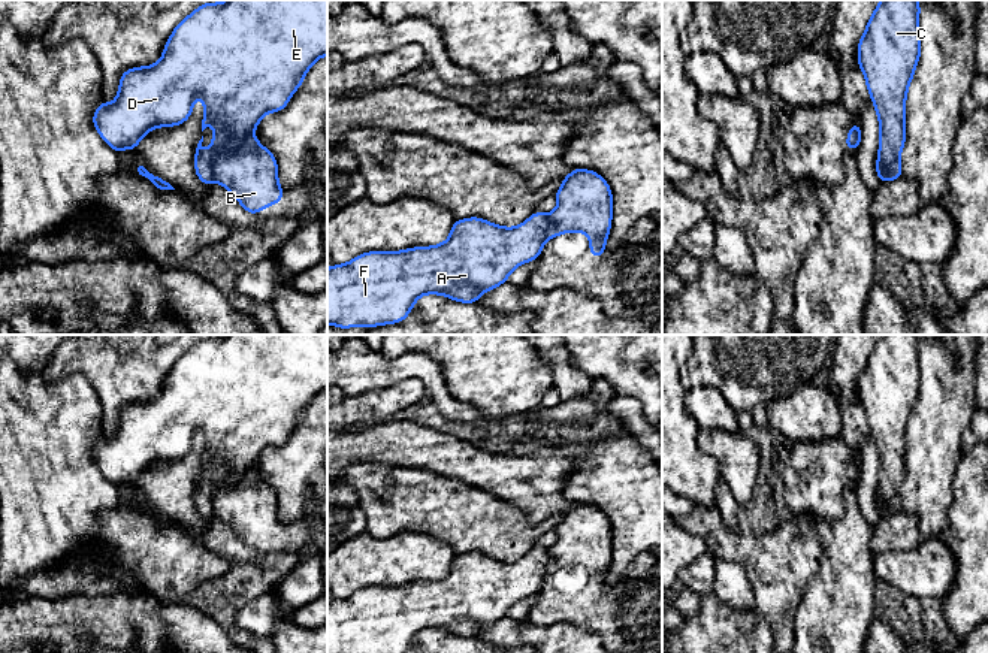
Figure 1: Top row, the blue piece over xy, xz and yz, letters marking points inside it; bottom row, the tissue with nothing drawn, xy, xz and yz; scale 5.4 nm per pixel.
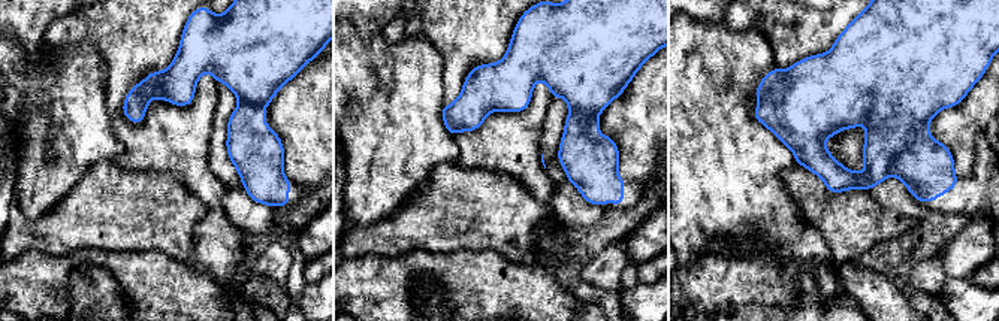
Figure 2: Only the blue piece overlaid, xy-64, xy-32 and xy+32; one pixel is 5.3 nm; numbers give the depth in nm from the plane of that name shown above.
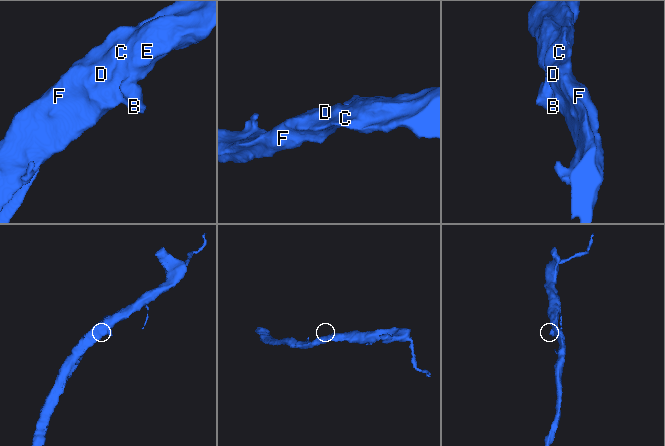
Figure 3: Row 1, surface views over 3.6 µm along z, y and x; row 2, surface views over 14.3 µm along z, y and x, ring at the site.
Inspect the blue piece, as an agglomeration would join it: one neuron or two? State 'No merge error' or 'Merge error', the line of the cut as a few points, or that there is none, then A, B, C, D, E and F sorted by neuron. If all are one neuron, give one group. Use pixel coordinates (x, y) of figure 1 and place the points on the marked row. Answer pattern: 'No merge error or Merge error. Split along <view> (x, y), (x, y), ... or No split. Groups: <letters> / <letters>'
Merge error. Split along xy (250, 132), (229, 141), (217, 156), (212, 178). Groups: A C D E F / B

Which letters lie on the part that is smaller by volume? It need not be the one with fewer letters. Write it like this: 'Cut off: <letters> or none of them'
Cut off: B

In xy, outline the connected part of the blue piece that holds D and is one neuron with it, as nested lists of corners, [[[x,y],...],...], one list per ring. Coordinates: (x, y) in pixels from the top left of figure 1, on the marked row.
[[[227,0],[226,3],[203,3],[196,10],[193,10],[187,18],[184,18],[172,31],[167,39],[163,57],[154,66],[133,67],[126,70],[120,78],[120,90],[112,105],[108,105],[106,100],[99,105],[96,112],[93,114],[93,124],[100,134],[100,137],[118,154],[121,149],[136,149],[141,139],[148,134],[155,127],[173,127],[187,121],[193,111],[193,103],[197,96],[203,99],[203,120],[202,120],[202,131],[212,124],[217,130],[214,133],[211,149],[203,151],[202,142],[203,136],[197,143],[194,154],[194,169],[196,175],[205,185],[211,185],[214,179],[212,167],[217,160],[217,155],[221,154],[229,140],[233,136],[245,137],[251,131],[256,130],[260,120],[269,112],[282,111],[293,93],[302,85],[305,75],[311,69],[311,66],[321,57],[327,55],[327,0]]]

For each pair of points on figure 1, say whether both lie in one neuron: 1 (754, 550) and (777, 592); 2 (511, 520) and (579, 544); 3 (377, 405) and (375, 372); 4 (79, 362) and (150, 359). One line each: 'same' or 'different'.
1: same
2: different
3: different
4: same

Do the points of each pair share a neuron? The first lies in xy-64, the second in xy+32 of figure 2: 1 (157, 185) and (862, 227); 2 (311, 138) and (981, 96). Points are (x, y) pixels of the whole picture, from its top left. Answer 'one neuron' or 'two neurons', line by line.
1: one neuron
2: one neuron

